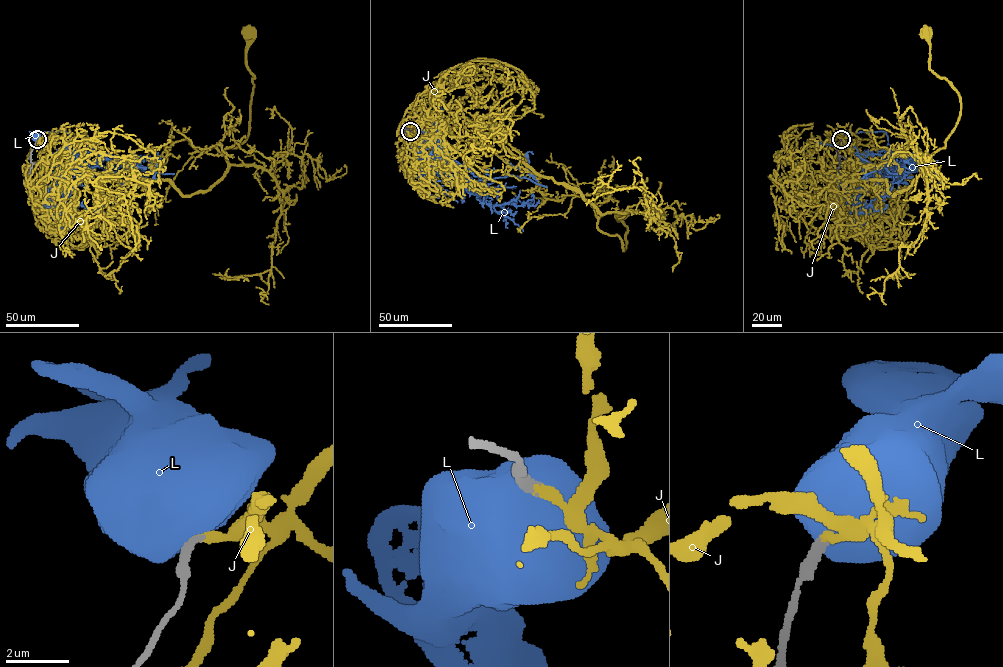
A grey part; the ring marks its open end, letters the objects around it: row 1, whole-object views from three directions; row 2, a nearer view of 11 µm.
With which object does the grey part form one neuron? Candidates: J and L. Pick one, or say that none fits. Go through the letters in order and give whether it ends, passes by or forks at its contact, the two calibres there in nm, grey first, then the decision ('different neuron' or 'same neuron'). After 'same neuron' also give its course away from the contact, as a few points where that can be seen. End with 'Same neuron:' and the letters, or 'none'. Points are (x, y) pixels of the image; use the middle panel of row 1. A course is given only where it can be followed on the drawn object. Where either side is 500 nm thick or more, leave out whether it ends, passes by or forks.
J: it ends there; 300 nm thick on the grey side, 260 nm on the other; same neuron; it runs (409, 131), (427, 147), (443, 124), (470, 121), (532, 169), (574, 188), (623, 251), (620, 215)
L: 320 nm thick on the grey side, 1100 nm on the other; different neuron
Same neuron: J

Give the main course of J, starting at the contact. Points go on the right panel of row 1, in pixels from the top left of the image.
J: (841, 140), (856, 148), (830, 172), (885, 180), (893, 196), (945, 146), (960, 96), (930, 69), (925, 31)

